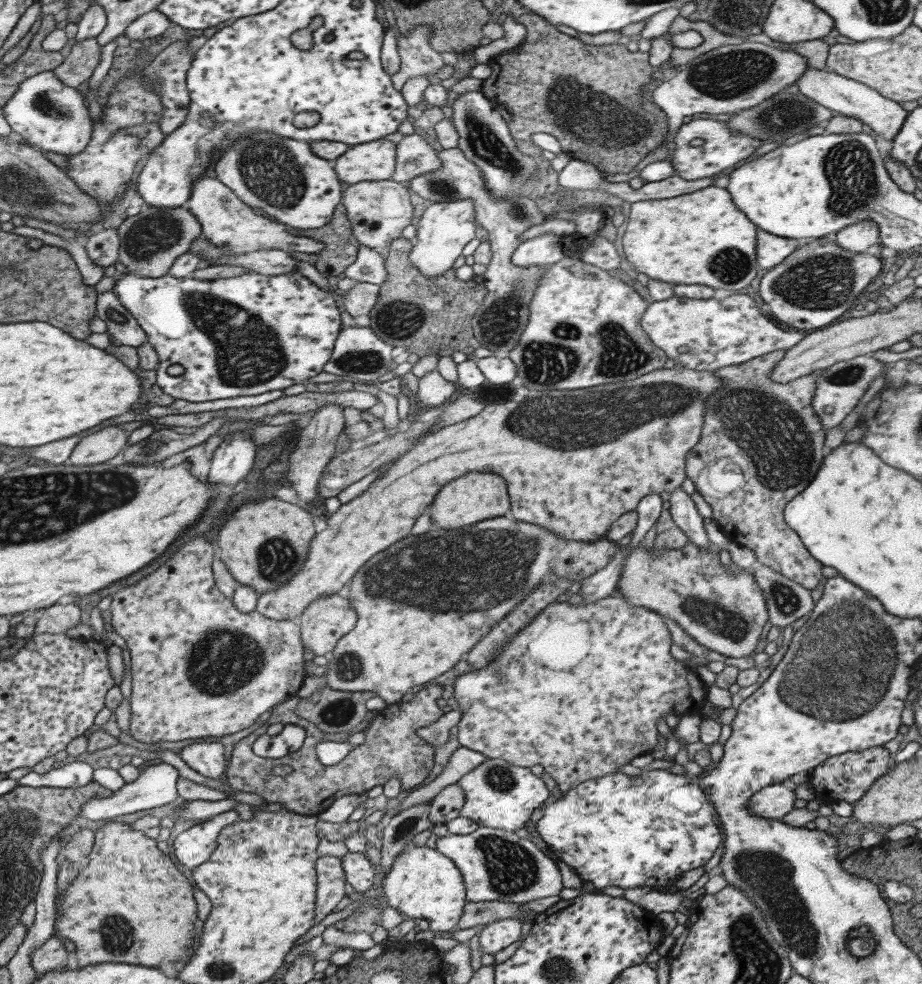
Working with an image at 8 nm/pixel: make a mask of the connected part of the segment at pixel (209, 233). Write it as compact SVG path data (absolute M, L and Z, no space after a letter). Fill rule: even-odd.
M207 176L196 178L192 184L189 198L183 204L189 214L193 214L201 227L201 235L213 246L226 247L230 254L249 254L256 250L269 250L270 248L291 252L303 252L303 254L315 254L322 250L324 244L314 238L294 235L289 232L287 225L269 218L262 218L253 213L240 198L237 198L231 190L222 182Z

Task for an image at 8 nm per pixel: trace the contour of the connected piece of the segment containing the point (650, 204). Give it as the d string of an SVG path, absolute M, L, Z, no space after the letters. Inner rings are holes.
M723 184L673 198L632 202L621 238L623 254L635 272L670 285L705 285L739 290L757 274L757 228L739 212Z

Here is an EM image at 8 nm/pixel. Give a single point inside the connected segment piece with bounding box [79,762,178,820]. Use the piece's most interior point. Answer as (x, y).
(155, 786)

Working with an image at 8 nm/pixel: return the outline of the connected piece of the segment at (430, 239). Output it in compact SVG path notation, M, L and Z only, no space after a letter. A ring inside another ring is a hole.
M451 199L450 201L426 204L419 210L419 221L413 245L408 254L409 262L424 276L438 277L451 268L453 261L461 254L461 249L471 238L477 224L474 220L472 199Z

